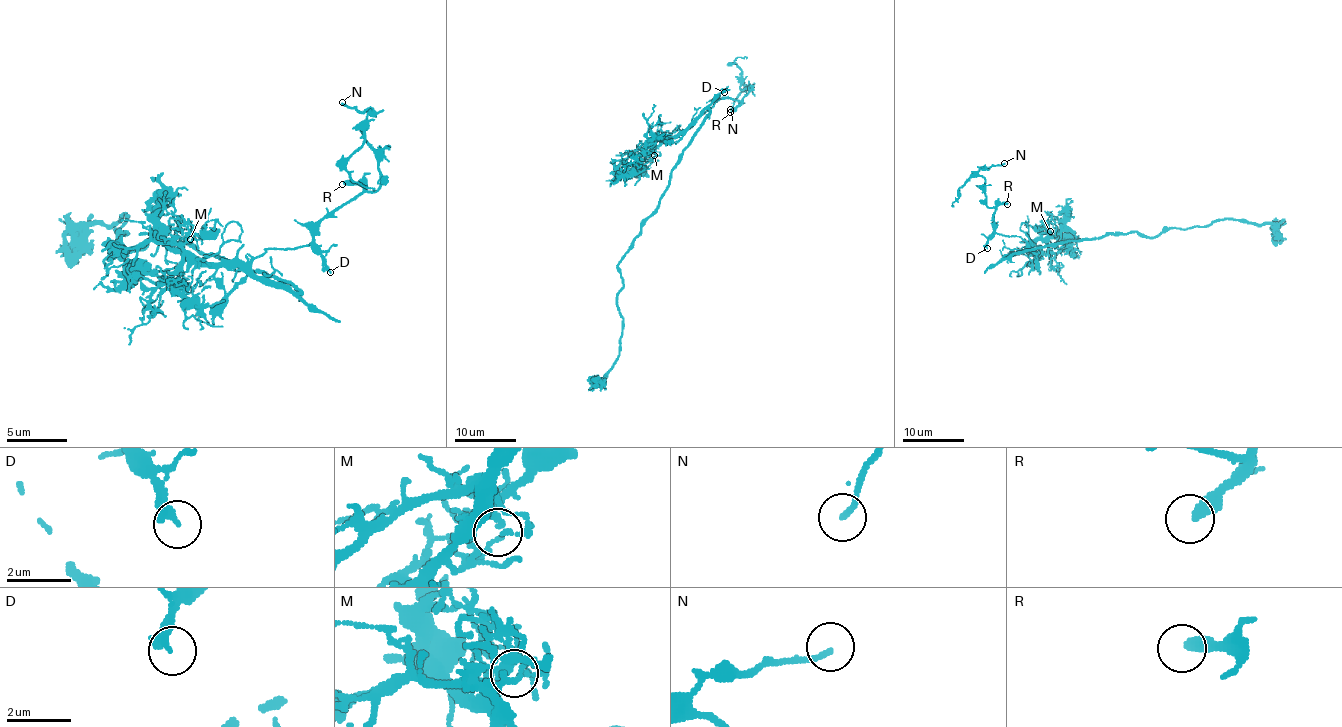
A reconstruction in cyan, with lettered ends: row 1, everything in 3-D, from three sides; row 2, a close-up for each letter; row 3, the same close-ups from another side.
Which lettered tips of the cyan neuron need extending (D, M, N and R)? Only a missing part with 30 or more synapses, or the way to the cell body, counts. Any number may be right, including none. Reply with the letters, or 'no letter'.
no letter

